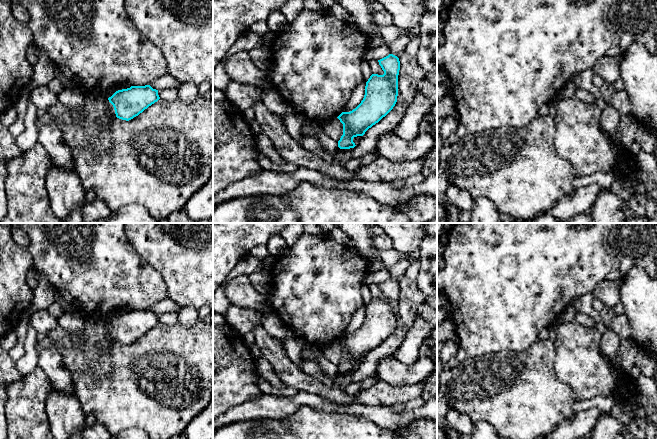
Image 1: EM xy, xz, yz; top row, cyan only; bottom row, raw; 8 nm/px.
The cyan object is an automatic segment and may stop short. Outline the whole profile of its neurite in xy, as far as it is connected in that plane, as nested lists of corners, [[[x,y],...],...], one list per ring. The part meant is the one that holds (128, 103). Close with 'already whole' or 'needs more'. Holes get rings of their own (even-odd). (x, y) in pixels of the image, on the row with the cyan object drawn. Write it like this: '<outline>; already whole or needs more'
[[[150,85],[131,86],[116,91],[106,99],[107,112],[114,117],[129,121],[159,99],[158,90]]]; needs more

